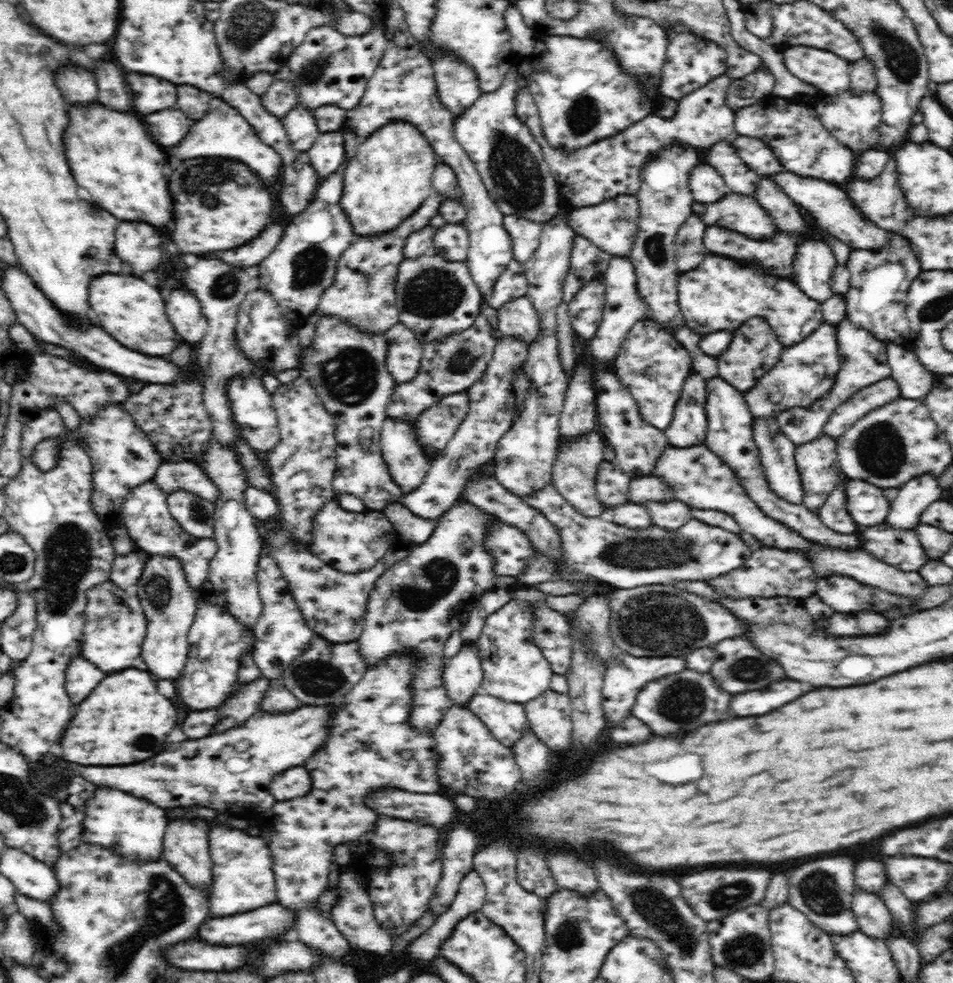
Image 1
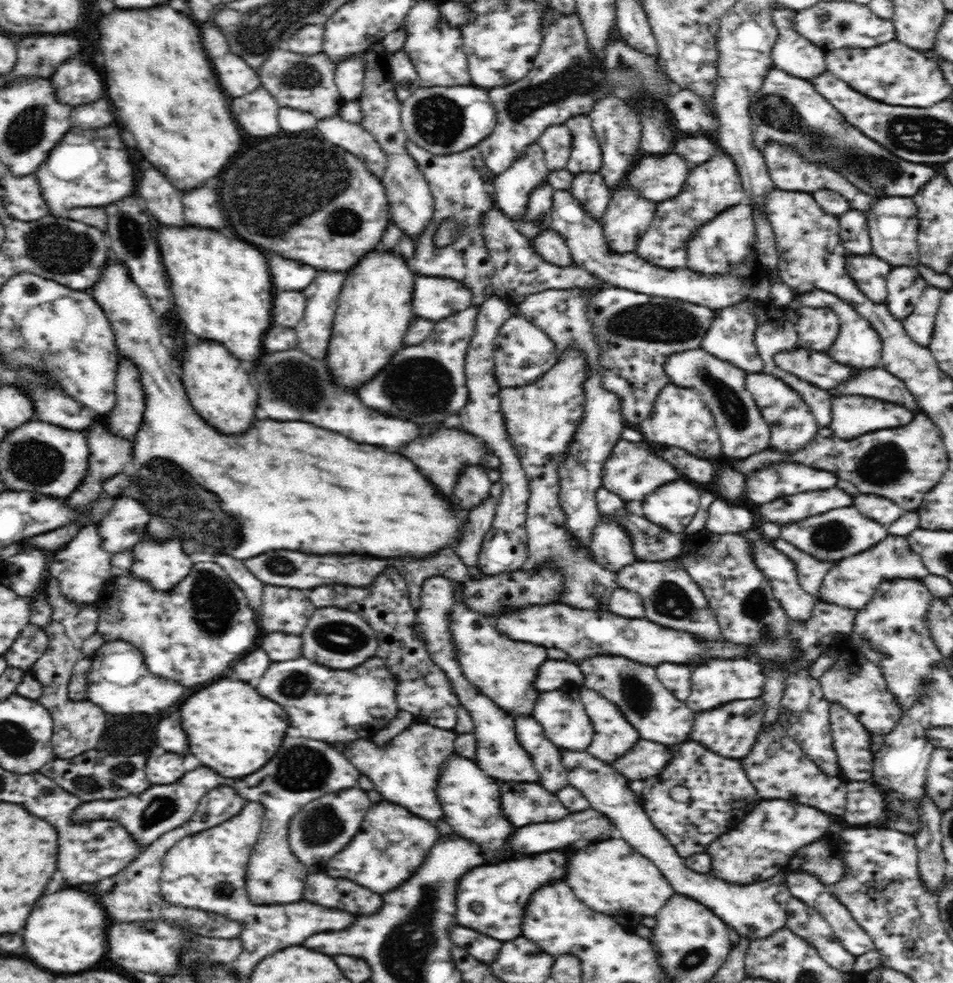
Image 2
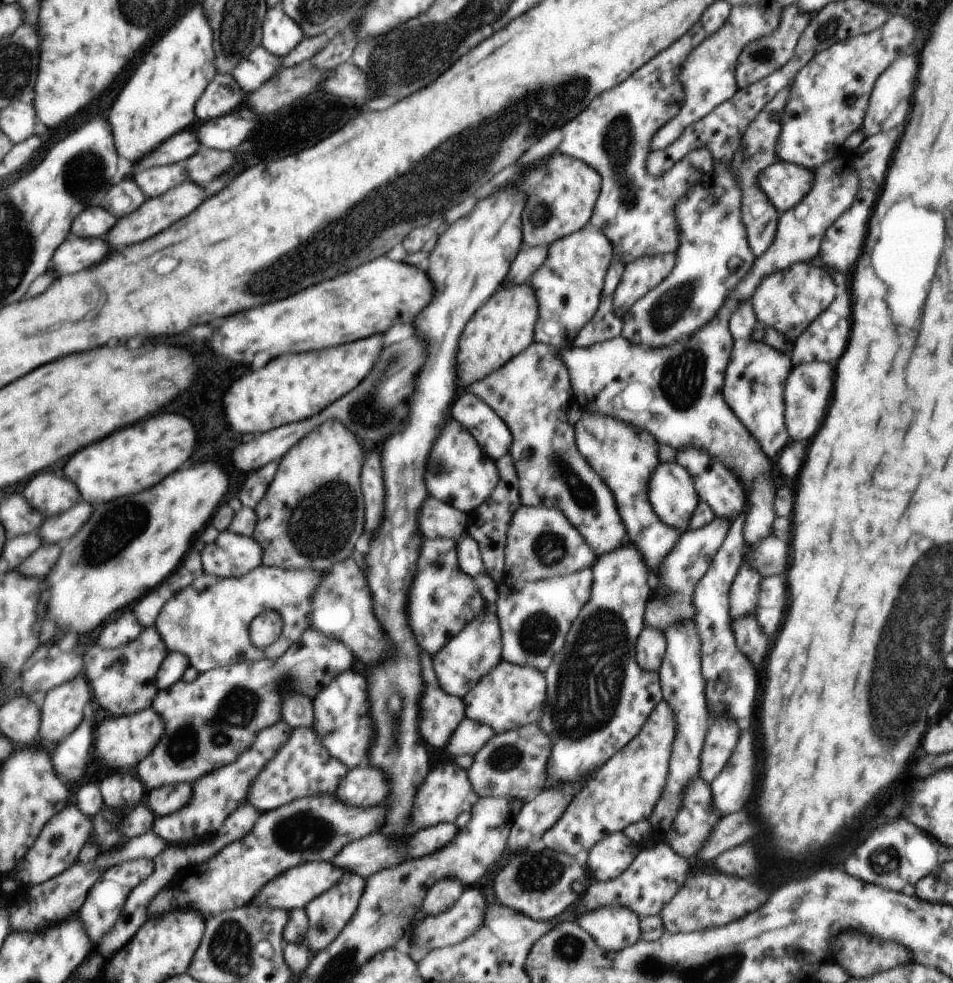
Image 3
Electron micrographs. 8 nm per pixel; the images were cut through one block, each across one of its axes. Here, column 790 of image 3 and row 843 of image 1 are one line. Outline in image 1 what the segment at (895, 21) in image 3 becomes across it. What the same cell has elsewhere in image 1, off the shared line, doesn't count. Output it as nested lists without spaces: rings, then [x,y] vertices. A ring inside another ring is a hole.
[[[96,786],[96,792],[85,806],[83,842],[103,846],[132,862],[156,862],[163,856],[163,838],[169,822],[166,812],[148,800]]]

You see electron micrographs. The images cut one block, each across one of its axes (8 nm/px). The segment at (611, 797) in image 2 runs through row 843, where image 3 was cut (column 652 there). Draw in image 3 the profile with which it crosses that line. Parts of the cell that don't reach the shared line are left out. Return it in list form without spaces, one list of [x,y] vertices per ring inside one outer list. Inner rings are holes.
[[[639,628],[636,643],[636,662],[646,672],[659,672],[666,654],[663,632],[654,628]]]

